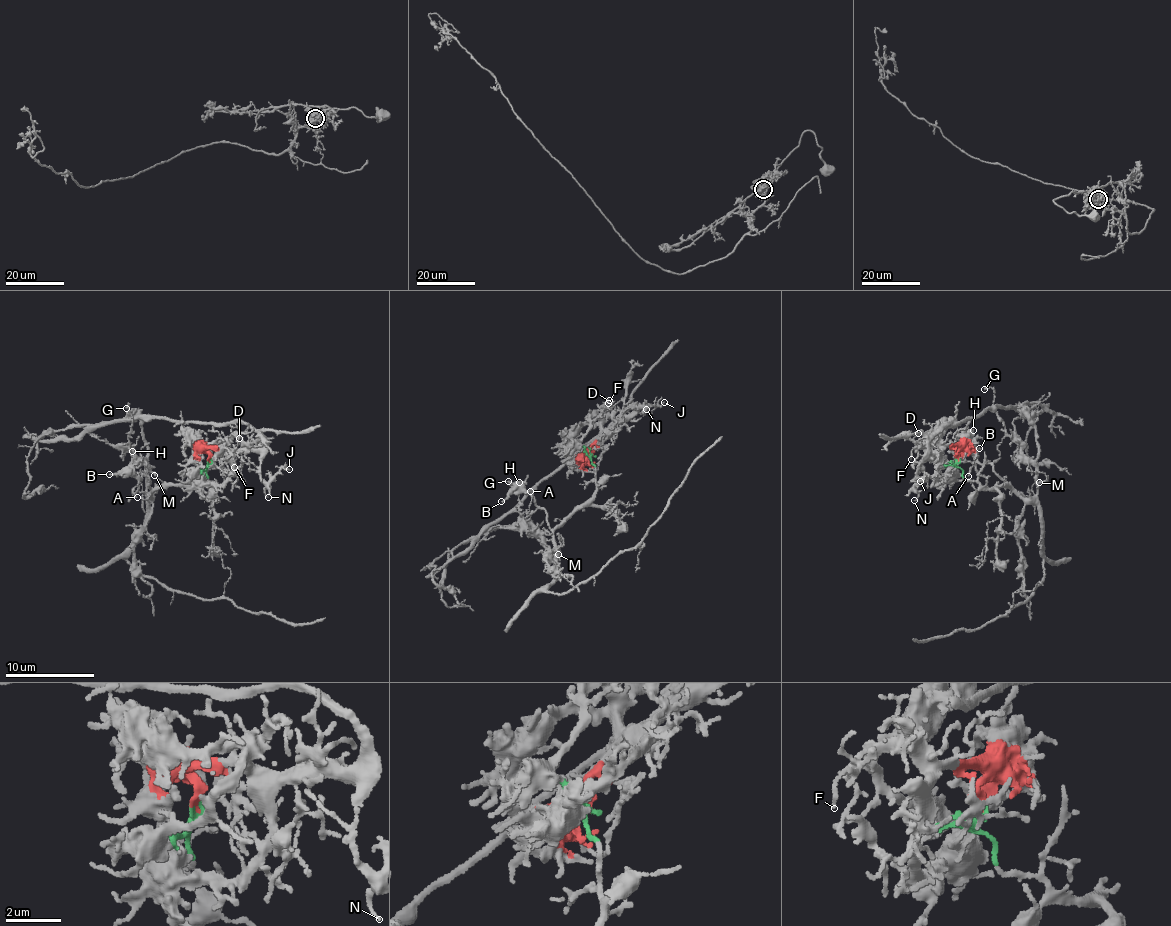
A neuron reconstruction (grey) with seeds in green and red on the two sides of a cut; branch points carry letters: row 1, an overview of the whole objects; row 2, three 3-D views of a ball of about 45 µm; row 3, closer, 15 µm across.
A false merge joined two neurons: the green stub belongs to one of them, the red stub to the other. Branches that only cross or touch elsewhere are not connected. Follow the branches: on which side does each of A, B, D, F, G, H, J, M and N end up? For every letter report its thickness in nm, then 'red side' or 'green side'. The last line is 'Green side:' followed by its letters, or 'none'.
A: 160 nm | green side
B: 170 nm | green side
D: 110 nm | red side
F: 130 nm | red side
G: 140 nm | green side
H: 150 nm | green side
J: 100 nm | red side
M: 200 nm | green side
N: 110 nm | red side
Green side: A, B, G, H, M

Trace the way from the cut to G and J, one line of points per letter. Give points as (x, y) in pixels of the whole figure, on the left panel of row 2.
G: (208, 459), (207, 478), (205, 476), (204, 481), (151, 488), (151, 479), (132, 470), (128, 406), (125, 409)
J: (208, 459), (211, 447), (242, 453), (266, 480), (281, 468), (289, 470)

